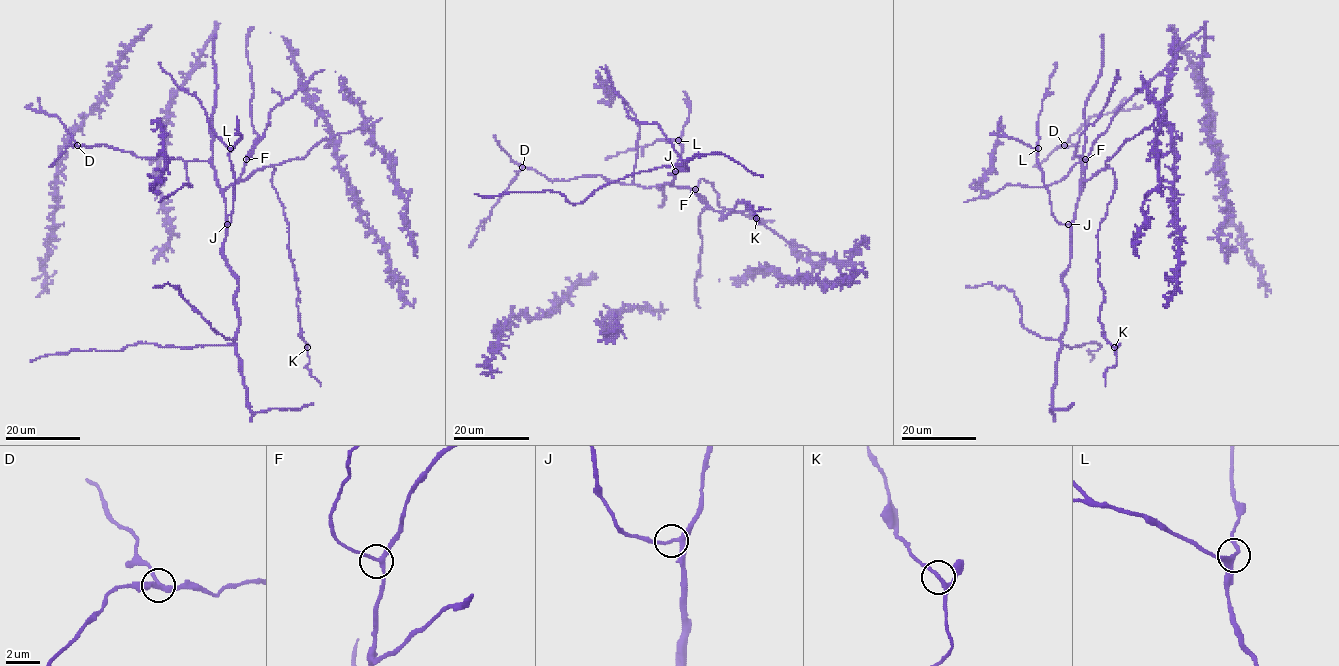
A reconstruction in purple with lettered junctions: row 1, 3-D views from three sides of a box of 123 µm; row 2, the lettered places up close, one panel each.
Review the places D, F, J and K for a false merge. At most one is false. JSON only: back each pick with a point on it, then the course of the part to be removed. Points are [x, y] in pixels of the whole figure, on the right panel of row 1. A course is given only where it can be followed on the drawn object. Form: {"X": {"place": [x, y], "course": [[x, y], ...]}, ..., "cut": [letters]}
{"cut": []}

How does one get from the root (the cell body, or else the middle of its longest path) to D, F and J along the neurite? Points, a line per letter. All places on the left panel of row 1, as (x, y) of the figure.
D: (253, 94), (250, 116), (258, 138), (243, 173), (224, 189), (207, 161), (138, 158), (105, 145), (77, 145)
F: (253, 94), (250, 116), (258, 138), (246, 159)
J: (253, 94), (250, 116), (258, 138), (247, 155), (243, 173), (223, 192), (227, 225)

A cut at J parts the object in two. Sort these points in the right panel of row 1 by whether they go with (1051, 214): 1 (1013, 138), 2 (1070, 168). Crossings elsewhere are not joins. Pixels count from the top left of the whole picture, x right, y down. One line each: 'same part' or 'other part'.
1: same part
2: other part

